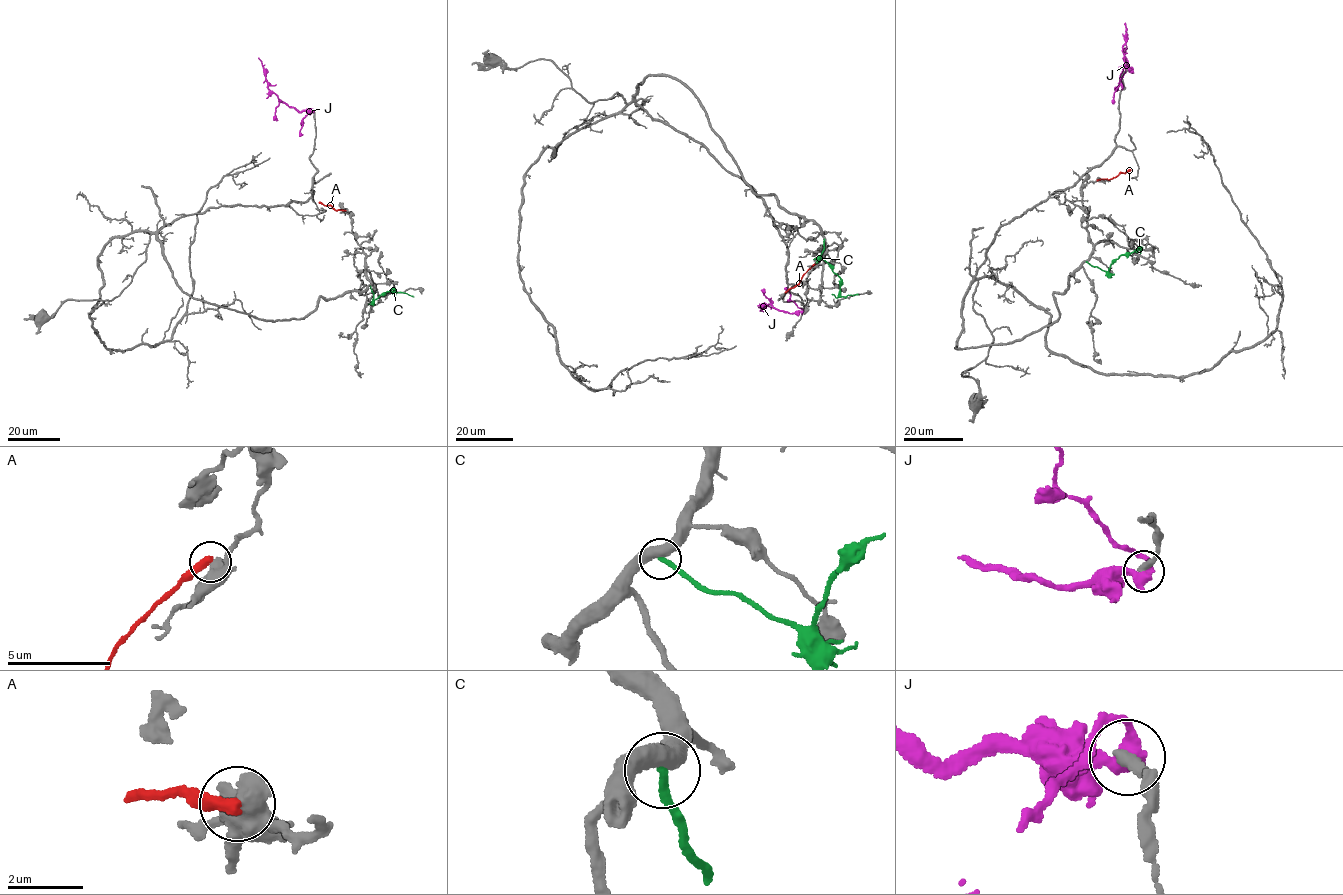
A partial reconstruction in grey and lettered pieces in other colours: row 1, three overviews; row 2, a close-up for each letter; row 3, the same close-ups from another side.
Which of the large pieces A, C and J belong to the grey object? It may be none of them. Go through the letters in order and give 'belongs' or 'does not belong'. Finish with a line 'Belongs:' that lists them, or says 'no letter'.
A: does not belong
C: does not belong
J: does not belong
Belongs: no letter

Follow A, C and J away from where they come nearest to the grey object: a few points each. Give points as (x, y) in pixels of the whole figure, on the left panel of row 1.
A: (345, 210), (336, 211), (319, 202)
C: (370, 286), (374, 300), (395, 290), (413, 297)
J: (313, 111), (298, 112), (269, 89), (265, 68), (258, 58)

